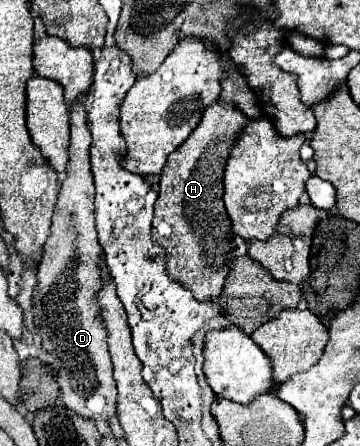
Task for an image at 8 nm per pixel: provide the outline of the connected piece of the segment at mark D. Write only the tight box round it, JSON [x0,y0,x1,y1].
[34,100,116,422]

